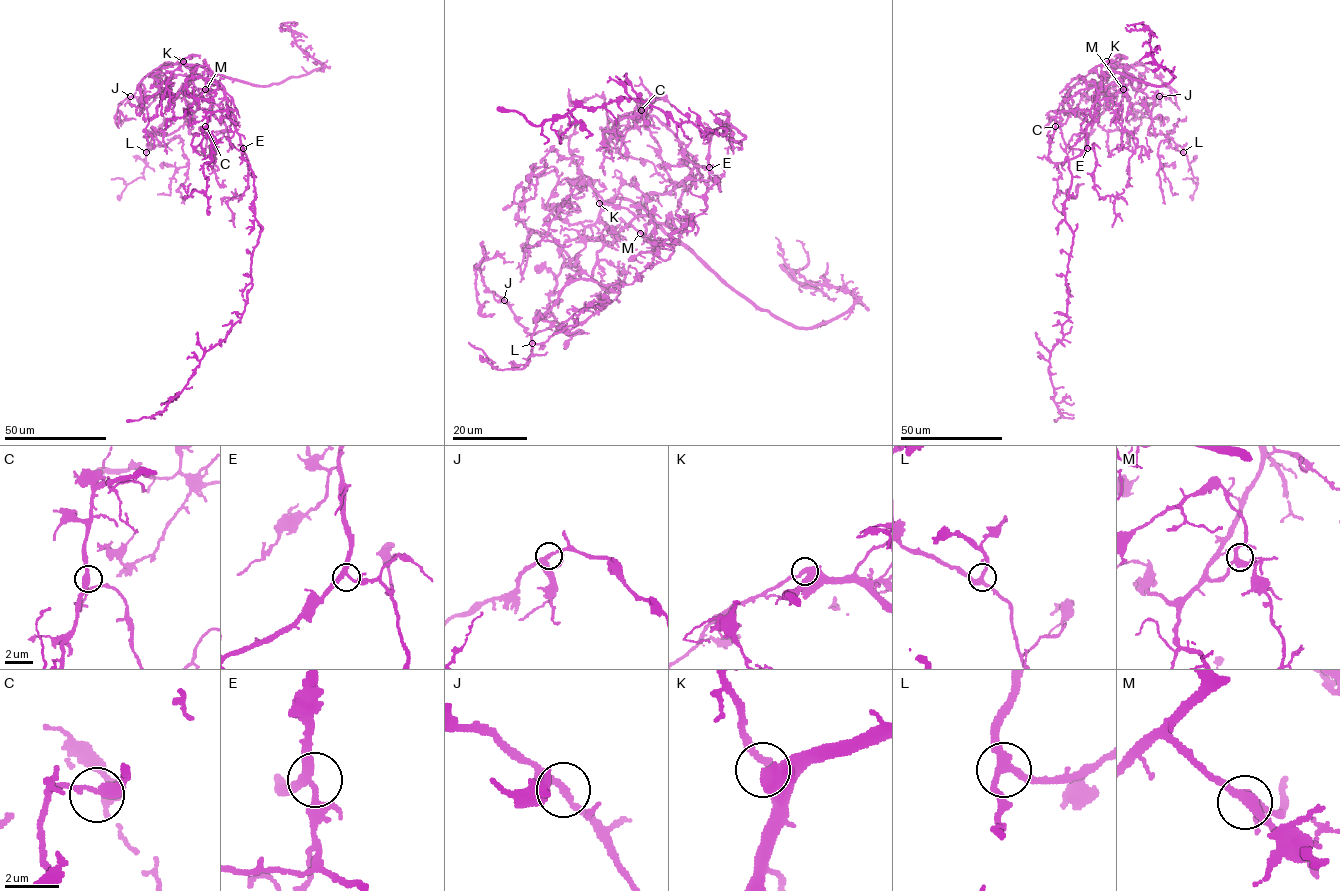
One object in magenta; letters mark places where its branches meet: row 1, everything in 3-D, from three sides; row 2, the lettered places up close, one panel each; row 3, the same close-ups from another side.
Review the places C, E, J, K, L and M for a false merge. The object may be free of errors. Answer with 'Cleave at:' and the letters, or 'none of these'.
Cleave at: none of these

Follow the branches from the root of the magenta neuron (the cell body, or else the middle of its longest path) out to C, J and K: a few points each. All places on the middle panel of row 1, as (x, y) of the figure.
C: (691, 171), (676, 187), (688, 186), (699, 171), (698, 166), (664, 125), (641, 110)
J: (691, 171), (643, 205), (607, 200), (565, 243), (546, 330), (526, 332), (504, 300)
K: (691, 171), (671, 192), (650, 194), (643, 205), (620, 198), (599, 203)

